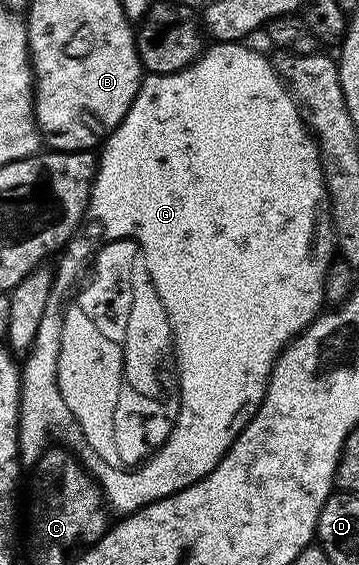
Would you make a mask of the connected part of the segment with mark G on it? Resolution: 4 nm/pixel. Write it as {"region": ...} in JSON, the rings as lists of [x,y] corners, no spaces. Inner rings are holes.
{"region":[[[223,41],[223,42],[220,42],[220,43],[213,43],[213,44],[210,44],[210,46],[211,46],[211,47],[210,47],[210,49],[209,49],[209,46],[208,46],[208,48],[206,48],[206,49],[205,49],[205,50],[204,50],[204,52],[202,52],[202,54],[201,54],[201,56],[200,56],[200,57],[198,57],[198,58],[197,58],[197,60],[196,60],[196,61],[194,61],[194,62],[193,62],[193,64],[192,64],[192,65],[189,65],[189,66],[188,66],[188,67],[187,67],[187,68],[185,68],[185,69],[184,69],[184,70],[183,70],[183,71],[175,71],[175,72],[174,72],[174,73],[154,73],[154,74],[152,74],[152,75],[149,75],[149,76],[146,76],[146,77],[145,77],[145,78],[144,78],[144,80],[142,80],[142,82],[141,82],[141,86],[140,86],[140,87],[139,87],[139,91],[138,91],[138,92],[137,92],[137,94],[136,94],[136,95],[135,95],[135,99],[134,99],[134,100],[133,100],[133,102],[132,102],[132,103],[131,103],[131,107],[130,107],[130,108],[129,108],[129,110],[128,110],[128,111],[127,111],[127,115],[126,115],[126,116],[125,116],[125,118],[124,118],[124,119],[122,119],[122,120],[121,120],[121,121],[120,121],[120,123],[119,123],[119,124],[117,124],[117,125],[116,125],[116,127],[115,127],[115,128],[114,128],[114,129],[113,129],[113,131],[112,131],[112,133],[110,133],[110,134],[109,134],[109,136],[108,136],[108,137],[106,137],[106,138],[105,138],[105,140],[104,140],[104,142],[103,142],[103,144],[102,144],[102,145],[101,145],[101,146],[100,146],[100,149],[99,149],[99,156],[98,156],[98,157],[97,157],[97,174],[96,174],[96,175],[95,175],[95,179],[94,179],[94,180],[93,180],[93,190],[92,190],[92,191],[91,191],[91,195],[90,195],[90,196],[89,196],[89,206],[88,206],[88,207],[87,207],[87,211],[86,211],[86,212],[85,212],[85,220],[84,220],[84,221],[82,221],[82,222],[81,222],[81,224],[80,224],[80,226],[79,226],[79,228],[78,228],[78,229],[77,229],[77,230],[76,230],[76,233],[75,233],[75,236],[74,236],[74,237],[73,237],[73,238],[72,238],[72,240],[70,240],[70,241],[69,241],[69,242],[68,242],[68,245],[69,245],[69,244],[70,244],[70,245],[69,245],[69,250],[67,250],[67,251],[66,251],[66,253],[65,253],[65,254],[63,254],[63,255],[62,255],[62,257],[61,257],[61,266],[59,266],[59,267],[58,267],[58,266],[56,266],[56,269],[55,269],[55,276],[54,276],[54,278],[53,278],[53,290],[52,290],[52,291],[51,291],[51,295],[50,295],[50,296],[49,296],[49,302],[48,302],[48,303],[47,303],[47,311],[46,311],[46,312],[45,312],[45,314],[44,314],[44,315],[43,315],[43,323],[39,323],[39,331],[38,331],[38,332],[37,332],[37,338],[36,338],[36,339],[35,339],[35,340],[34,340],[34,341],[33,341],[33,348],[32,348],[32,349],[30,349],[30,350],[29,350],[29,352],[28,352],[28,354],[27,354],[27,356],[26,356],[26,357],[25,357],[25,358],[24,358],[24,361],[25,361],[25,360],[26,360],[26,361],[25,361],[25,365],[24,365],[24,361],[23,361],[23,372],[22,372],[22,373],[21,373],[21,414],[20,414],[20,415],[19,415],[19,419],[18,419],[18,420],[17,420],[17,452],[18,452],[18,454],[19,454],[19,456],[20,456],[20,459],[21,459],[21,464],[22,464],[22,466],[25,466],[25,467],[32,467],[32,466],[34,466],[34,465],[36,465],[36,464],[37,464],[37,461],[38,461],[38,460],[39,460],[39,458],[40,458],[40,457],[41,457],[41,455],[42,455],[42,453],[44,453],[44,452],[45,452],[45,450],[46,450],[46,449],[48,449],[48,448],[50,448],[50,445],[51,445],[51,438],[50,438],[50,437],[49,437],[49,425],[57,425],[57,421],[65,421],[65,417],[69,417],[69,413],[72,413],[72,418],[73,418],[73,419],[74,419],[74,422],[75,422],[75,423],[77,423],[77,424],[78,424],[78,427],[79,427],[79,431],[83,431],[83,434],[84,434],[84,438],[86,438],[86,439],[87,439],[87,443],[91,443],[91,447],[92,447],[92,448],[93,448],[93,449],[97,449],[97,454],[100,454],[100,455],[101,455],[101,456],[105,456],[105,462],[107,462],[107,468],[106,468],[106,469],[105,469],[105,473],[121,473],[121,487],[133,487],[133,489],[145,489],[145,503],[146,503],[146,505],[150,505],[150,504],[151,504],[151,503],[155,503],[155,502],[156,502],[156,501],[158,501],[158,500],[159,500],[159,499],[163,499],[163,498],[164,498],[164,497],[169,497],[169,496],[171,496],[171,495],[172,495],[172,494],[173,494],[173,493],[178,493],[178,491],[180,491],[180,490],[181,490],[181,489],[185,489],[185,488],[187,488],[187,486],[189,486],[189,485],[193,485],[193,484],[194,484],[194,483],[195,483],[195,482],[196,482],[196,481],[198,481],[198,480],[199,480],[199,479],[203,479],[203,478],[204,478],[204,477],[205,477],[205,476],[206,476],[206,475],[207,475],[207,474],[209,474],[209,472],[210,472],[210,471],[211,471],[211,470],[213,470],[213,469],[214,469],[214,467],[216,467],[216,465],[218,465],[218,463],[220,463],[220,461],[221,461],[221,460],[222,460],[222,459],[224,459],[224,458],[225,458],[225,454],[226,454],[226,453],[228,453],[228,451],[229,451],[229,448],[230,448],[230,447],[231,447],[231,443],[235,443],[235,439],[236,439],[236,438],[237,438],[237,437],[238,437],[238,436],[239,436],[239,434],[240,434],[240,433],[241,433],[241,432],[243,432],[243,430],[244,430],[244,429],[245,429],[245,425],[246,425],[246,423],[248,423],[248,421],[250,421],[250,420],[251,420],[251,418],[253,418],[253,416],[254,416],[254,415],[256,415],[256,413],[257,413],[257,408],[258,408],[258,407],[260,407],[260,405],[261,405],[261,404],[262,404],[262,403],[263,403],[263,399],[264,399],[264,398],[265,398],[265,392],[266,392],[266,391],[267,391],[267,387],[268,387],[268,386],[269,386],[269,376],[270,376],[270,375],[271,375],[271,371],[272,371],[272,370],[273,370],[273,365],[274,365],[274,364],[275,364],[275,362],[276,362],[276,361],[277,361],[277,357],[278,357],[278,356],[279,356],[279,355],[280,355],[280,354],[281,354],[281,352],[282,352],[282,351],[284,351],[284,350],[285,350],[285,346],[286,346],[286,345],[288,345],[288,344],[289,344],[289,342],[290,342],[290,341],[292,341],[292,340],[293,340],[293,338],[294,338],[294,337],[298,337],[298,335],[300,335],[300,333],[301,333],[301,332],[303,332],[303,331],[304,331],[304,329],[305,329],[305,326],[306,326],[306,325],[310,325],[310,323],[312,323],[312,322],[313,322],[313,320],[314,320],[314,319],[315,319],[315,318],[317,318],[317,316],[318,316],[318,315],[319,315],[319,314],[320,314],[320,313],[321,313],[321,312],[322,312],[322,309],[323,309],[323,306],[321,306],[321,304],[323,304],[323,303],[324,303],[324,301],[325,301],[325,276],[327,276],[327,275],[328,275],[328,273],[329,273],[329,264],[331,264],[331,263],[332,263],[332,261],[333,261],[333,257],[334,257],[334,261],[335,261],[335,246],[334,246],[334,244],[333,244],[333,231],[332,231],[332,228],[331,228],[331,226],[330,226],[330,223],[329,223],[329,196],[328,196],[328,195],[327,195],[327,191],[326,191],[326,190],[325,190],[325,180],[324,180],[324,179],[323,179],[323,171],[322,171],[322,170],[321,170],[321,156],[320,156],[320,155],[319,155],[319,151],[318,151],[318,150],[317,150],[317,142],[316,142],[316,141],[314,141],[314,139],[313,139],[313,134],[312,134],[312,133],[310,133],[310,131],[309,131],[309,127],[308,127],[308,125],[306,125],[306,124],[305,124],[305,120],[304,120],[304,119],[302,119],[302,117],[301,117],[301,110],[300,110],[300,109],[298,109],[298,107],[297,107],[297,104],[296,104],[296,103],[294,103],[294,102],[293,102],[293,97],[292,97],[292,95],[291,95],[291,94],[289,94],[289,90],[288,90],[288,89],[286,89],[286,88],[285,88],[285,85],[284,85],[284,84],[283,84],[283,82],[281,82],[281,78],[280,78],[280,77],[278,77],[278,75],[277,75],[277,70],[276,70],[276,68],[275,68],[275,65],[274,65],[274,62],[273,62],[273,61],[272,61],[272,60],[270,60],[270,61],[268,61],[268,59],[267,59],[267,58],[265,58],[265,57],[264,57],[264,55],[263,55],[263,54],[261,54],[261,53],[260,53],[260,51],[259,51],[259,50],[257,50],[257,49],[252,49],[252,47],[251,47],[251,46],[249,46],[249,45],[245,45],[245,44],[249,44],[249,43],[242,43],[242,42],[241,42],[241,41]],[[127,247],[129,247],[129,248],[131,248],[131,249],[133,249],[133,251],[134,251],[134,253],[133,253],[133,257],[125,257],[125,248],[127,248]],[[88,265],[90,265],[90,267],[91,267],[91,268],[93,268],[93,274],[91,274],[91,275],[90,275],[90,277],[89,277],[89,282],[87,282],[87,283],[86,283],[86,285],[85,285],[85,268],[87,268],[87,267],[88,267]]]}

